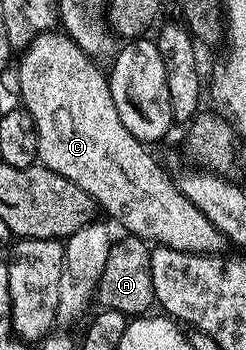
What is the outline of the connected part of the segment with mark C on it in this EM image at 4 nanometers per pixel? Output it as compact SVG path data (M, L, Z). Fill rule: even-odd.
M58 33L42 34L35 40L26 48L26 59L18 68L16 90L26 109L33 115L38 133L37 161L90 193L103 211L106 209L116 221L122 222L127 235L184 254L221 255L222 249L228 246L227 237L211 224L208 216L200 212L196 204L192 204L185 189L179 183L177 186L162 171L161 164L146 151L149 149L143 142L136 140L136 136L132 136L132 132L120 124L120 112L116 112L107 75L98 71L97 64L90 59L93 57L69 33Z

